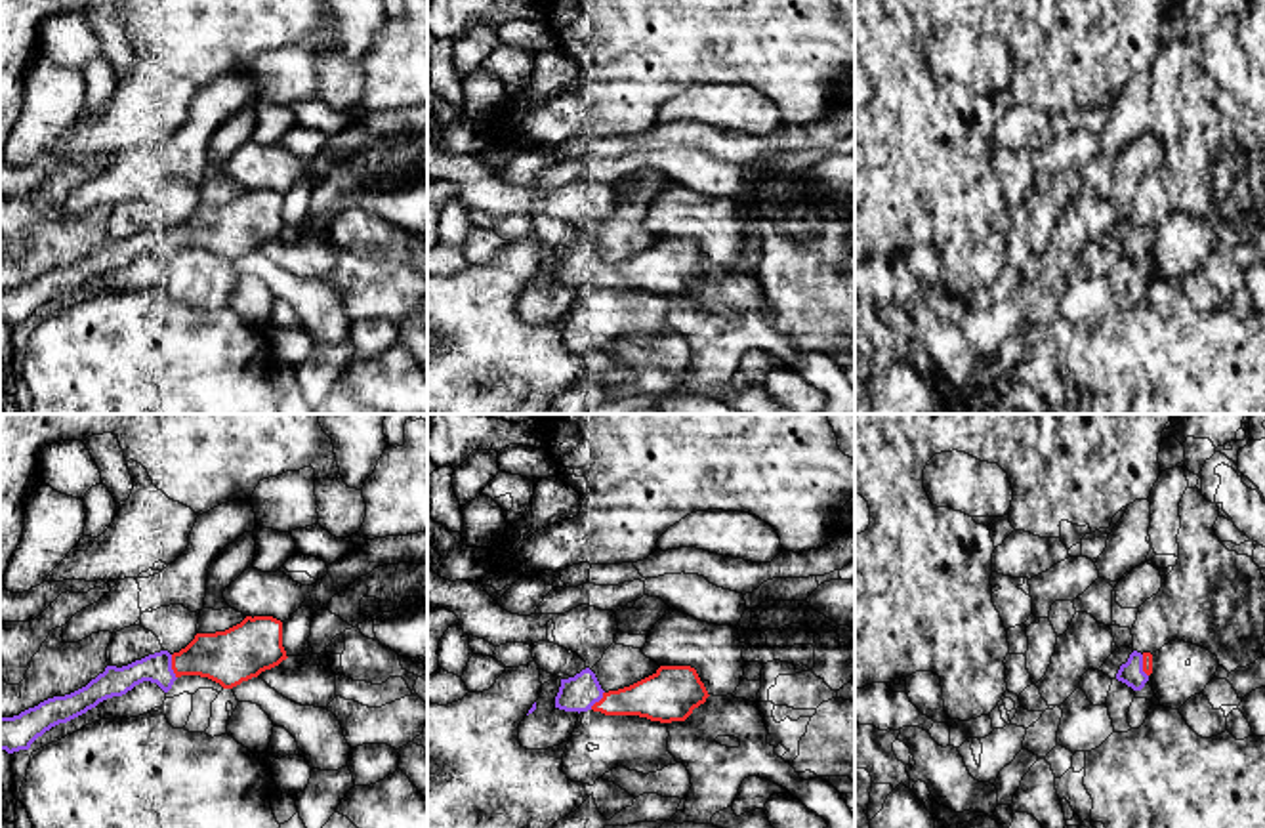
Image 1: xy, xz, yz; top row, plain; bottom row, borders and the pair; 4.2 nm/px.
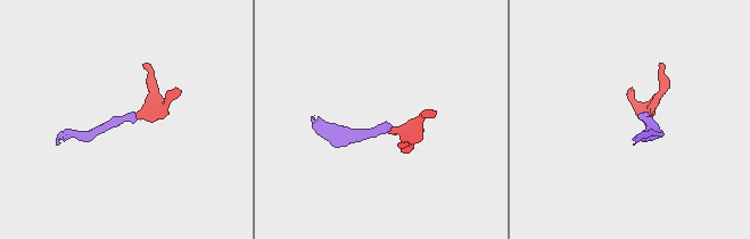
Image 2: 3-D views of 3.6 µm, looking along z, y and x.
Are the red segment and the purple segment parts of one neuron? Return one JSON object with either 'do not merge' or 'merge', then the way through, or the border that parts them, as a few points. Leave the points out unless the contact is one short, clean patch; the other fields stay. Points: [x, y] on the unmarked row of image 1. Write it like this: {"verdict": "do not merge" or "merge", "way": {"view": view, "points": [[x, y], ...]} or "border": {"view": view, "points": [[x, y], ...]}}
{"verdict": "merge"}

